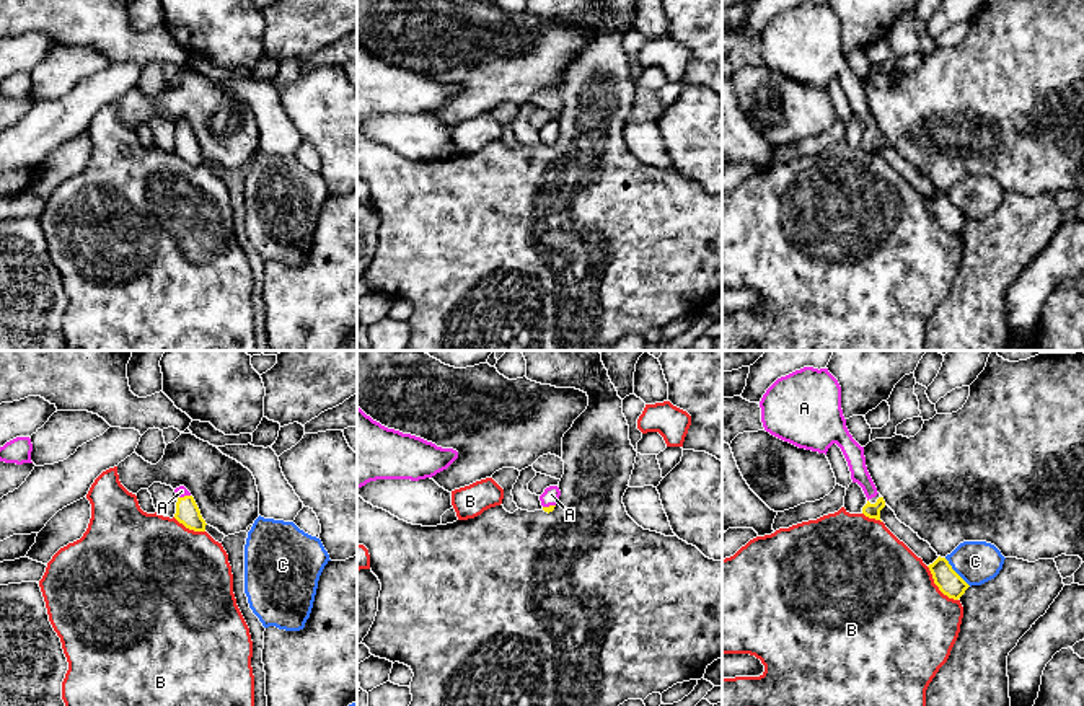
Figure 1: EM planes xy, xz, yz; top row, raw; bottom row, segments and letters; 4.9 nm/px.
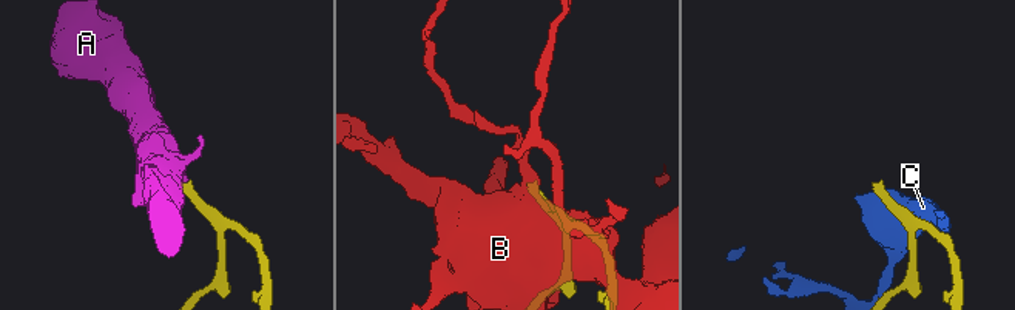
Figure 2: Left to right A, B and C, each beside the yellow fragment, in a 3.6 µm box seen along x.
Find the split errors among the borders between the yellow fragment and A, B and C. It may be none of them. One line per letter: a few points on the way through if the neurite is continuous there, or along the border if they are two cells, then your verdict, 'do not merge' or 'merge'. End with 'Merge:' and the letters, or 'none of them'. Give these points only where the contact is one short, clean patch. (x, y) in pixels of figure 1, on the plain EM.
A: runs through xy (188, 147), (185, 131), (181, 126); merge
B: do not merge
C: do not merge
Merge: A

